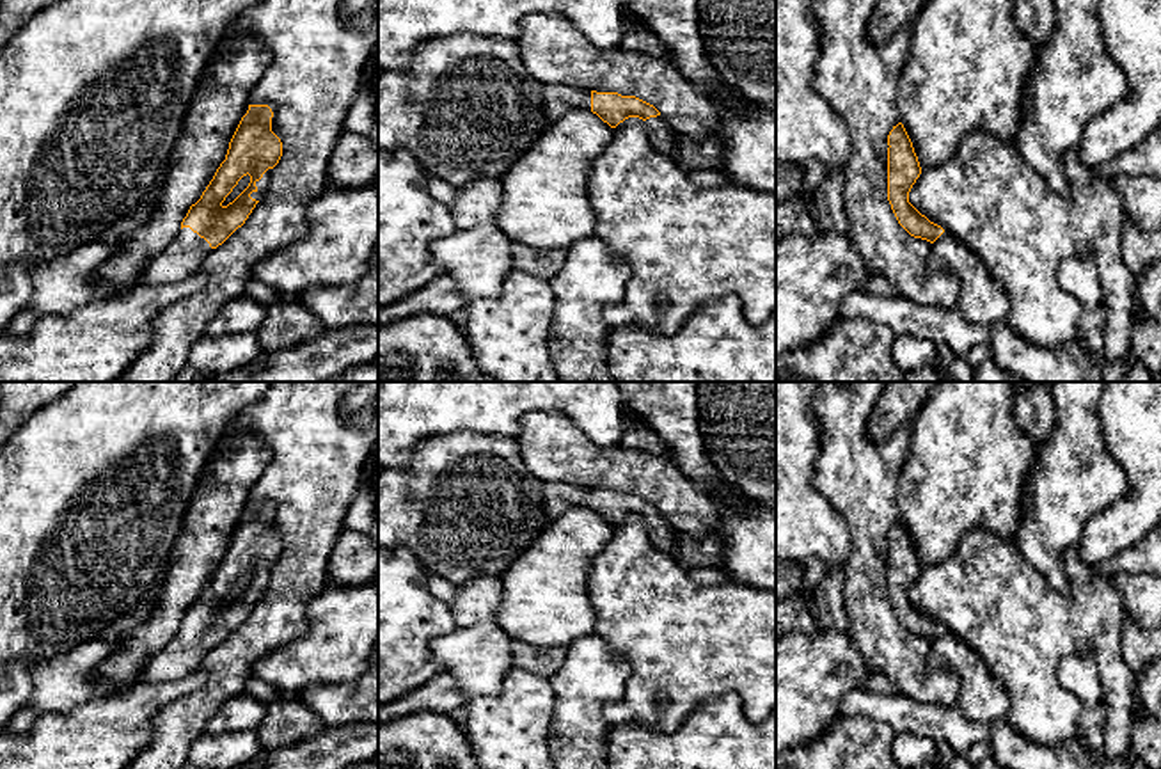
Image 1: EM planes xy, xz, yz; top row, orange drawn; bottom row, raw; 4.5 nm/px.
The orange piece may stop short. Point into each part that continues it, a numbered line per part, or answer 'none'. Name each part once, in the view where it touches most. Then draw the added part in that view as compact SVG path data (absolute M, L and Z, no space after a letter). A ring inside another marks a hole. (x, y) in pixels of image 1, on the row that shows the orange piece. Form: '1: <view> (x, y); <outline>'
1: xy (261, 185); M268 169L259 181L256 181L257 190L250 194L252 199L263 201L268 188L272 169Z
2: xy (187, 251); M190 227L179 229L169 245L149 259L138 284L174 284L199 272L213 249Z

